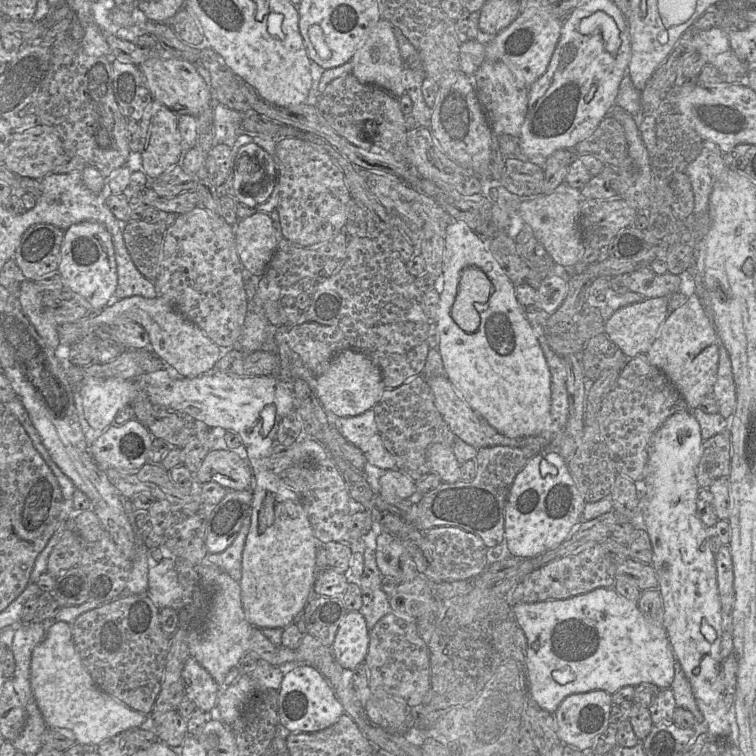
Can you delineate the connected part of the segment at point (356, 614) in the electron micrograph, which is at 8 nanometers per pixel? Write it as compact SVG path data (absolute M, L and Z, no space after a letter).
M348 611L331 646L335 660L352 670L363 664L368 652L370 630L360 611Z

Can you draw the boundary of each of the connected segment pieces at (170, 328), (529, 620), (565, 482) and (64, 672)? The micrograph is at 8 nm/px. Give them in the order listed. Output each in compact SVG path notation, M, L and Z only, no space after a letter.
M161 295L152 299L142 296L132 296L122 300L113 298L105 308L93 312L87 319L57 326L60 344L76 343L89 333L92 326L116 326L122 321L134 321L141 325L149 335L151 351L167 366L173 367L185 378L194 378L210 373L220 358L220 347Z
M599 587L587 593L565 599L547 600L534 603L513 602L511 604L511 609L518 627L524 631L527 638L525 671L528 684L528 696L539 708L553 715L562 701L572 694L602 690L612 695L624 686L638 686L642 683L652 683L660 689L670 689L672 685L676 658L674 657L664 625L658 624L650 619L640 610L637 602L621 596L613 588Z
M541 451L516 475L504 514L504 541L510 555L533 558L562 543L582 520L586 502L559 451Z
M55 622L46 632L43 641L35 647L31 656L30 684L36 703L48 728L70 730L78 744L96 748L105 740L130 729L138 729L147 716L127 707L111 695L101 690L84 668L75 648L71 626L65 622Z

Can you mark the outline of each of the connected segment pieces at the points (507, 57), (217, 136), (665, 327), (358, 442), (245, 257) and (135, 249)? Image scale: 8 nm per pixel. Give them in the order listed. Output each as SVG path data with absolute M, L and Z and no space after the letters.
M528 8L487 44L464 41L460 46L460 71L472 78L485 60L499 60L510 67L526 86L531 86L546 72L560 39L562 25L560 18L537 8Z
M221 103L213 104L213 140L212 146L218 144L233 145L236 138L244 132L242 130L242 113L232 110Z
M696 294L666 316L646 356L673 383L690 410L699 408L704 396L712 391L716 380L719 340L715 327Z
M373 409L354 417L330 417L341 435L359 448L368 464L383 470L393 470L396 463L379 435Z
M255 213L234 227L236 248L243 268L261 277L272 258L278 239L270 215Z
M130 221L124 226L124 241L131 259L140 273L155 283L162 260L166 221L147 223Z

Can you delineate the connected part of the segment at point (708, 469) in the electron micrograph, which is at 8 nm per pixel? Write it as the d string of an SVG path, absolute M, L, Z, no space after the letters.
M728 428L703 442L702 455L696 468L696 479L700 489L708 489L715 480L728 477L731 443Z

